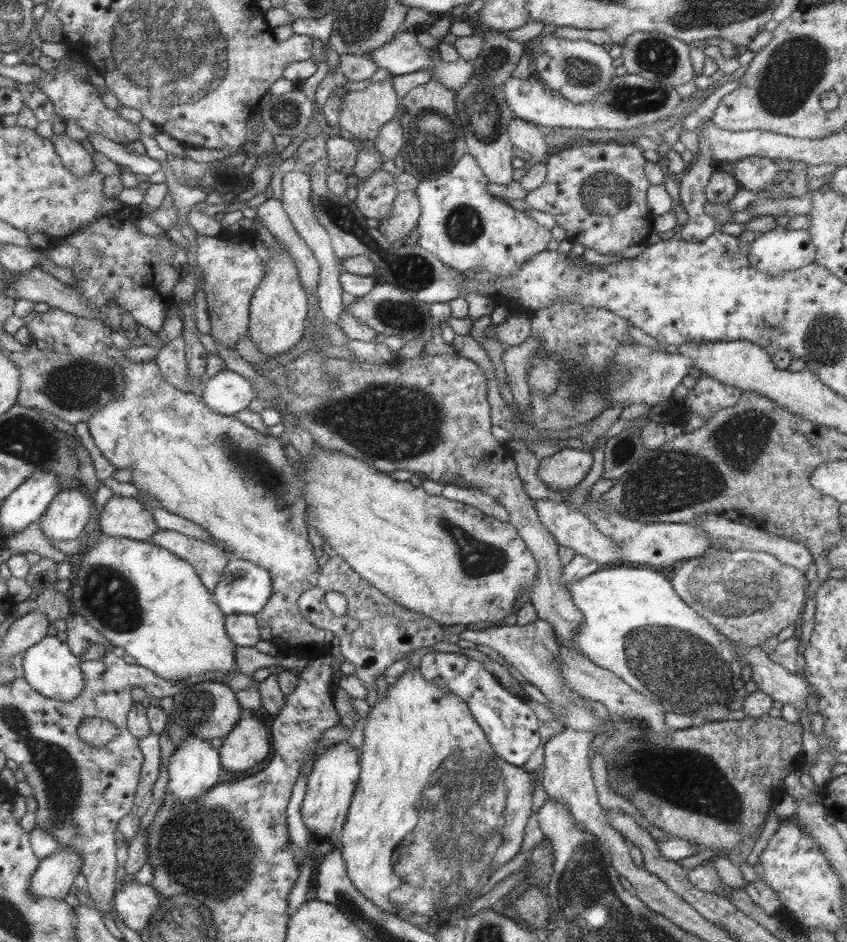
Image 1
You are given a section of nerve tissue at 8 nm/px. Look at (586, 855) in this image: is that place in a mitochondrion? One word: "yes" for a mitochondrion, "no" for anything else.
yes

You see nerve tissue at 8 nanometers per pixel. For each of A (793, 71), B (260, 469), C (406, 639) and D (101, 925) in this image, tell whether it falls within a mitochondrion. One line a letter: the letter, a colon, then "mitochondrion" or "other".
A: mitochondrion
B: mitochondrion
C: other
D: other

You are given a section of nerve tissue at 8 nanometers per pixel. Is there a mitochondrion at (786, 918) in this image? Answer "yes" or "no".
no

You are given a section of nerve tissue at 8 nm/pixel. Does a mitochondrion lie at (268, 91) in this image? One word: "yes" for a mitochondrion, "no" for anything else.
no

